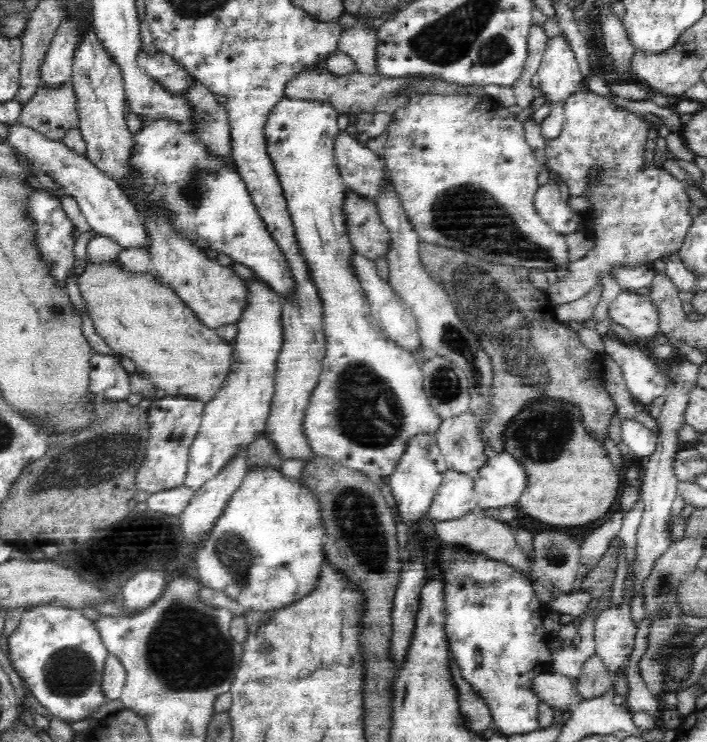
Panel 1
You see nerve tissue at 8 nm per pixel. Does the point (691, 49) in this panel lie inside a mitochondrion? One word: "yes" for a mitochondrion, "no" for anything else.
yes

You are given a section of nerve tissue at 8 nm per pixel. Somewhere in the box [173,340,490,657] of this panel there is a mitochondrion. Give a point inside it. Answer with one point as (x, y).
(368, 412)

